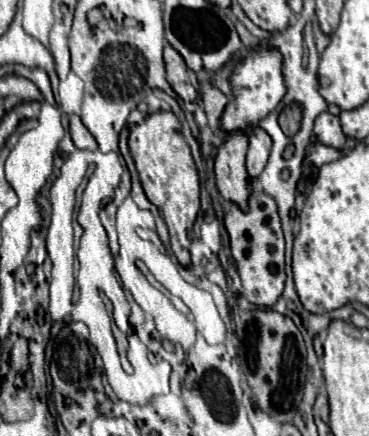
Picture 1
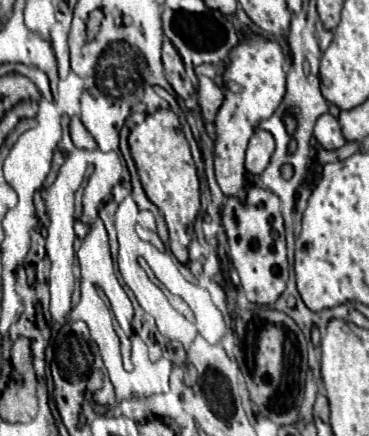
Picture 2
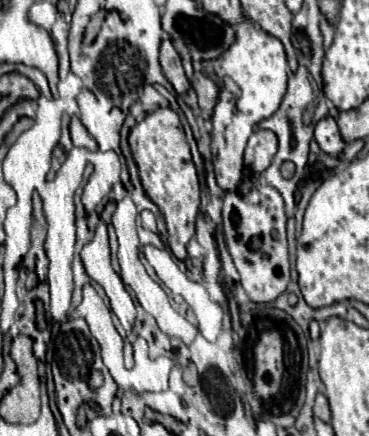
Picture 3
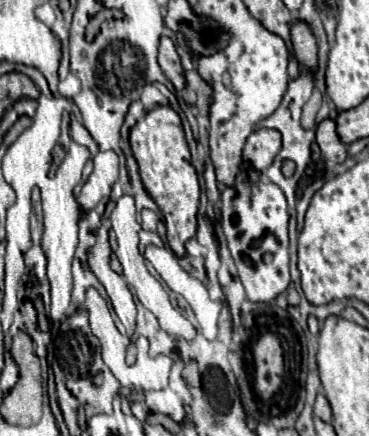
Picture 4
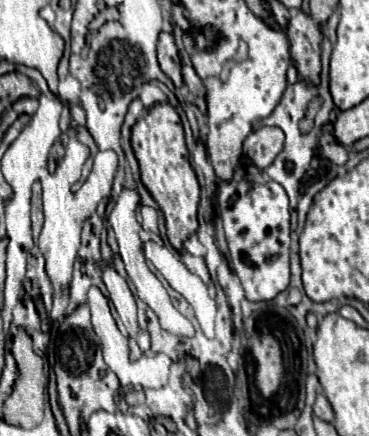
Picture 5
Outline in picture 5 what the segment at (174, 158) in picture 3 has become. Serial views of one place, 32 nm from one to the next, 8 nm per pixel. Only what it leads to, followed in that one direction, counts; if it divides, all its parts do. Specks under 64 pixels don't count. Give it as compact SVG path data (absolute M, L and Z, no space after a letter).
M168 102L154 104L132 126L132 148L140 162L142 182L166 218L168 240L176 250L182 250L182 242L198 230L196 210L200 202L200 186L188 160L188 148L178 112Z

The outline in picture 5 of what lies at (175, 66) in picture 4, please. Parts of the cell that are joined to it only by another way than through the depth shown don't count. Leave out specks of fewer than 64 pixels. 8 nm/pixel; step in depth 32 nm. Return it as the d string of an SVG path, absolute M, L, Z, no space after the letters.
M160 32L158 62L160 62L160 68L164 70L164 74L168 74L176 86L182 86L180 56L178 56L178 48L174 44L174 36L170 32Z

